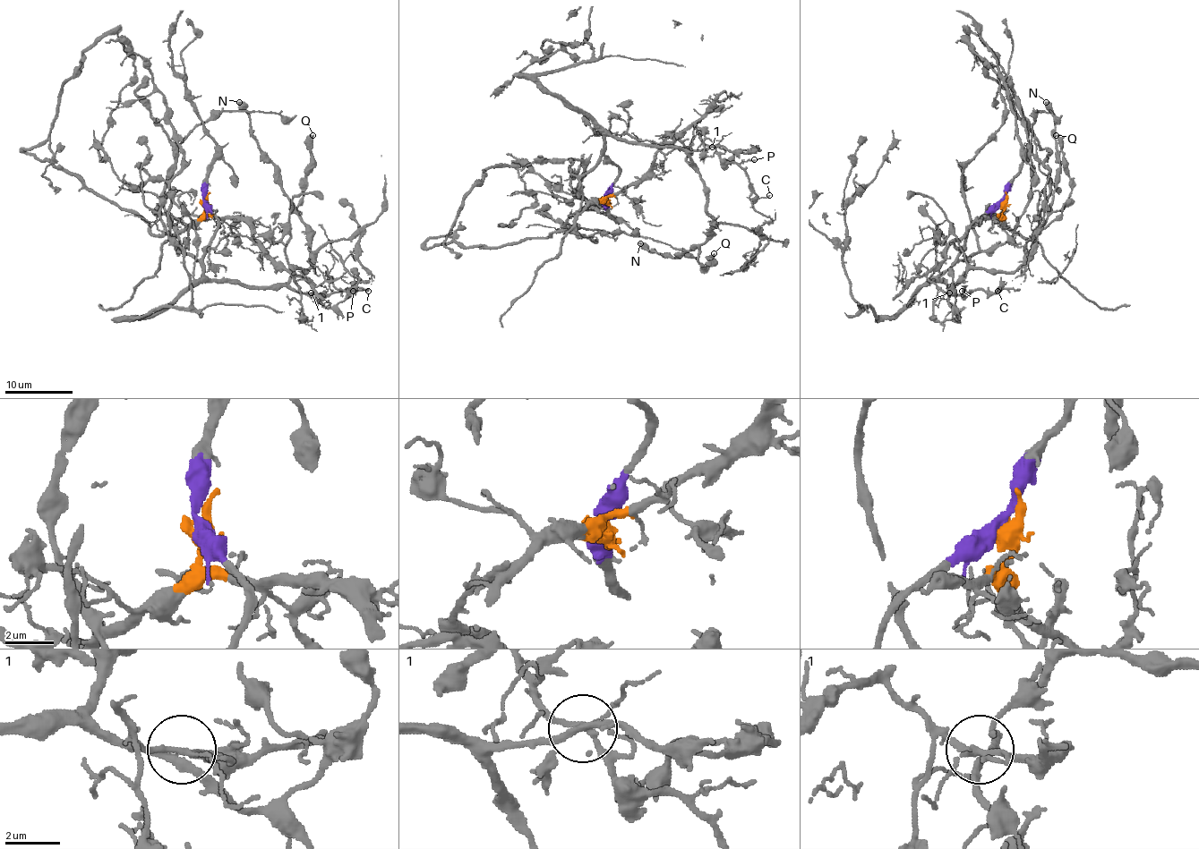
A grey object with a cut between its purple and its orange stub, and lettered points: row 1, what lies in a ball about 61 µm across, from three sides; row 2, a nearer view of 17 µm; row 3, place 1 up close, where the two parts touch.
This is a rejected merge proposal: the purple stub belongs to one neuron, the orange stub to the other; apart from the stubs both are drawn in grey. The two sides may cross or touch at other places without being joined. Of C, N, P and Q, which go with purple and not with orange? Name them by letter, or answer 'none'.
N, Q

